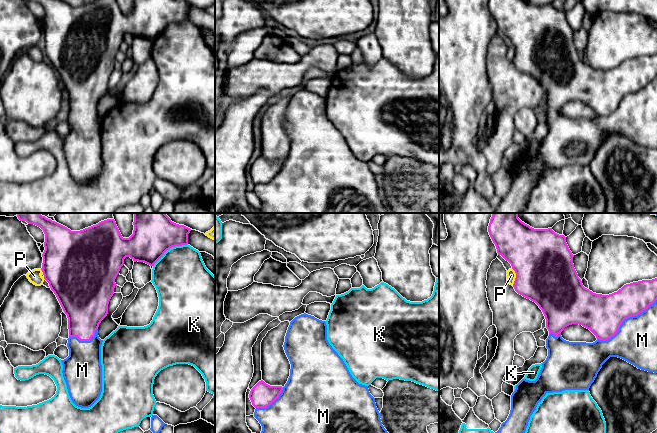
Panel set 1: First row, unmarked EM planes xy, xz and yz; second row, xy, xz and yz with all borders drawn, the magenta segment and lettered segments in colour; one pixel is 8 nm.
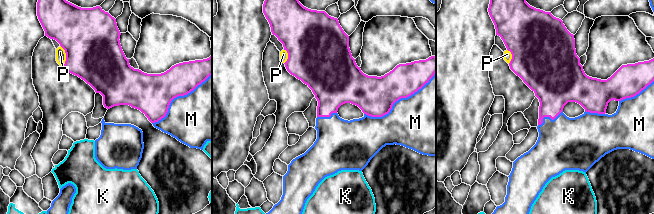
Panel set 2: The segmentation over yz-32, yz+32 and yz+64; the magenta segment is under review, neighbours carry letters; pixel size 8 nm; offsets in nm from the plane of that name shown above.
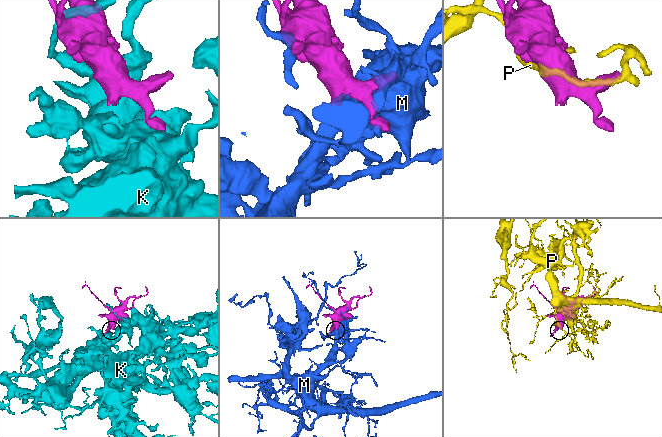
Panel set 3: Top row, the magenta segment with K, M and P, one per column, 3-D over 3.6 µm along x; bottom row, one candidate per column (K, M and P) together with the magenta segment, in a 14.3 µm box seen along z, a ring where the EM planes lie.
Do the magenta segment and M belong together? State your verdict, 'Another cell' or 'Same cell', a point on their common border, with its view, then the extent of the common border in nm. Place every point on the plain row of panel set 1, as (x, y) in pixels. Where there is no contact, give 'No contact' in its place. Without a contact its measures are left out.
Same cell. Touches magenta at yz (624, 95). Shared border 600 nm

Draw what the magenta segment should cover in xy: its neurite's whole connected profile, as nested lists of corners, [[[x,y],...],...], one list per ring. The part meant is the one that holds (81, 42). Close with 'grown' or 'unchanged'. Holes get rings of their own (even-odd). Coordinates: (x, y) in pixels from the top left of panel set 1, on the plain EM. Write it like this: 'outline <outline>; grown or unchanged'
outline [[[61,0],[34,1],[40,3],[45,10],[41,44],[44,55],[49,59],[68,94],[69,132],[61,136],[63,153],[72,178],[78,183],[89,184],[99,175],[102,168],[101,121],[103,116],[98,112],[98,103],[108,90],[108,80],[116,62],[115,55],[124,41],[124,35],[130,33],[134,38],[144,38],[154,42],[170,24],[187,21],[191,5],[179,0],[133,0],[133,10],[129,14],[123,14],[116,0],[96,0],[80,7],[71,7]]]; grown

